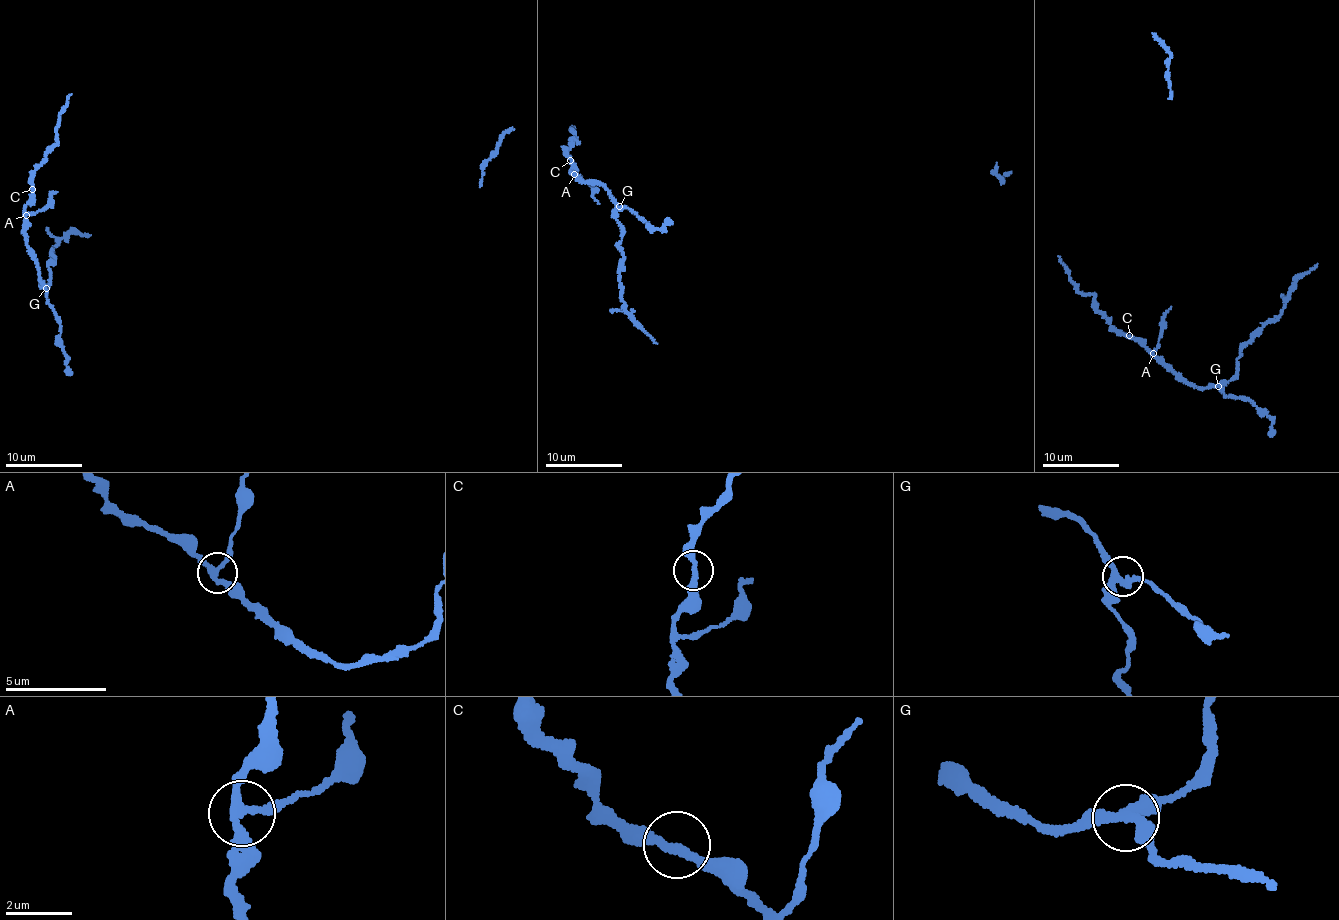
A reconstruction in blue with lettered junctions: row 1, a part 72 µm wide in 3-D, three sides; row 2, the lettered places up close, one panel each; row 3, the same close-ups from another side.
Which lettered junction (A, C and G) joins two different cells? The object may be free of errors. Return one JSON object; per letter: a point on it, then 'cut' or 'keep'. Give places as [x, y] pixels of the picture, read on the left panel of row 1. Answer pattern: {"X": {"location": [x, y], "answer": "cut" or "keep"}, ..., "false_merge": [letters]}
{"A": {"location": [26, 215], "answer": "cut"}, "C": {"location": [32, 189], "answer": "keep"}, "G": {"location": [46, 288], "answer": "keep"}, "false_merge": ["A"]}

